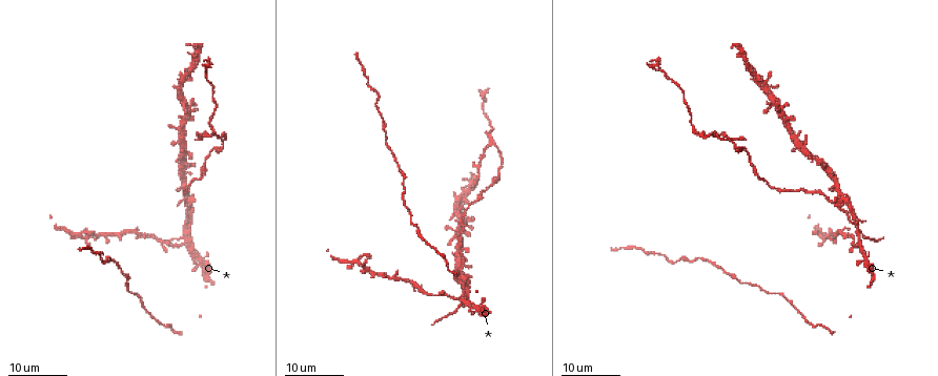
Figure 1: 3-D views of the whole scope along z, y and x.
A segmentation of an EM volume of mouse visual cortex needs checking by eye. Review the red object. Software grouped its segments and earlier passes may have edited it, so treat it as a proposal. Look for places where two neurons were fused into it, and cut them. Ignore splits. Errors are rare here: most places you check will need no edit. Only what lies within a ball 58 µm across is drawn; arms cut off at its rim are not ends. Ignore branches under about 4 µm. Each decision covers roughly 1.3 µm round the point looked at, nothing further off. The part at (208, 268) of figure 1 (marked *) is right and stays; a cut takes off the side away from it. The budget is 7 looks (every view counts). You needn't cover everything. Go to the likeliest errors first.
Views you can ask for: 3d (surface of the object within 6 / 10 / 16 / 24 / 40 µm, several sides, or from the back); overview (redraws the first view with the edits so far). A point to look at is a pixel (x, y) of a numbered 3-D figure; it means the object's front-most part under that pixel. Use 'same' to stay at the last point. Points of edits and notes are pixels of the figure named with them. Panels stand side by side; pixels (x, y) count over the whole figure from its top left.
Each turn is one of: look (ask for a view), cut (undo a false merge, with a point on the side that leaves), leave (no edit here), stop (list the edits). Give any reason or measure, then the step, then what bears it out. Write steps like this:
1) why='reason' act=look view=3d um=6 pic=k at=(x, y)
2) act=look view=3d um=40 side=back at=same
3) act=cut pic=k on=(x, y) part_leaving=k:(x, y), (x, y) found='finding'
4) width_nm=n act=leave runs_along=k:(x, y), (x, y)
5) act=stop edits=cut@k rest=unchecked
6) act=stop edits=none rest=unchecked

act=look view=3d um=16 pic=1 at=(185, 234)

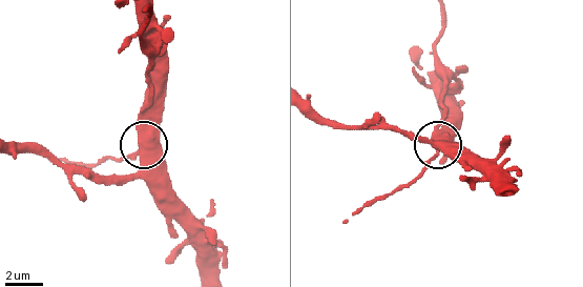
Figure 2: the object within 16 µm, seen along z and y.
why='closer look' act=look view=3d um=6 at=same

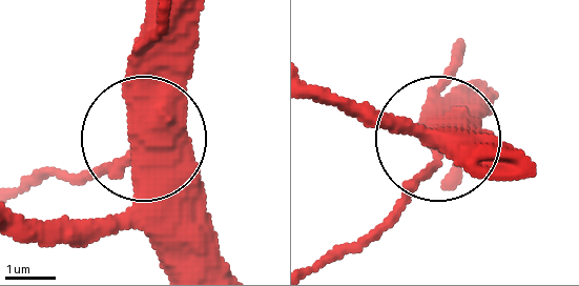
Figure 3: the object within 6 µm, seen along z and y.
act=leave found='continuous, no second neuron'

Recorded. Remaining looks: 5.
why='thin neck' act=look view=3d um=16 pic=1 at=(773, 97)

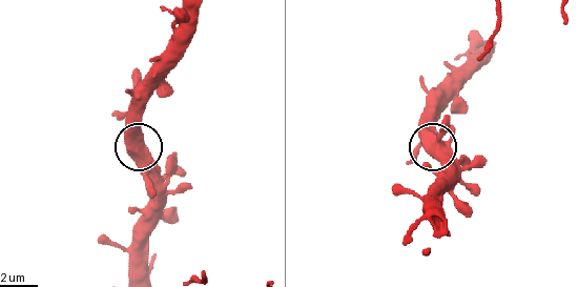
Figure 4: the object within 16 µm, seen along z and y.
act=look view=3d um=10 pic=4 at=(143, 147)

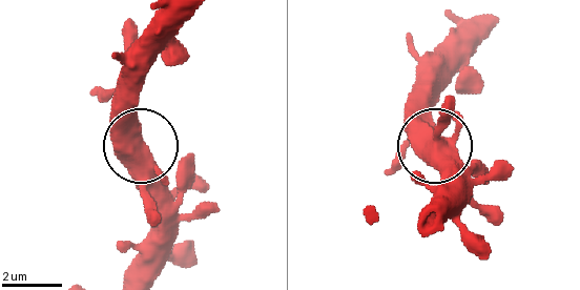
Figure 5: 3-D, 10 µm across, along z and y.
act=leave found='one neuron here'

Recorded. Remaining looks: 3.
act=look view=3d um=16 pic=1 at=(184, 205)

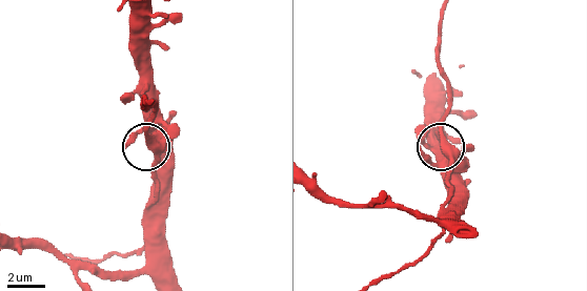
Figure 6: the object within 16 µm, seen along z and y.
act=look view=3d um=10 pic=6 at=(150, 139)

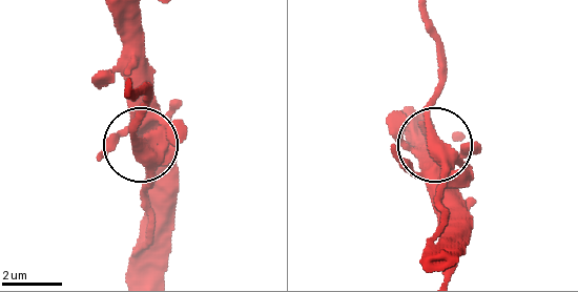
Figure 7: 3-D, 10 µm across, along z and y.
act=leave found='one neuron here'

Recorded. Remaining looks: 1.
act=stop edits=none rest=unchecked

